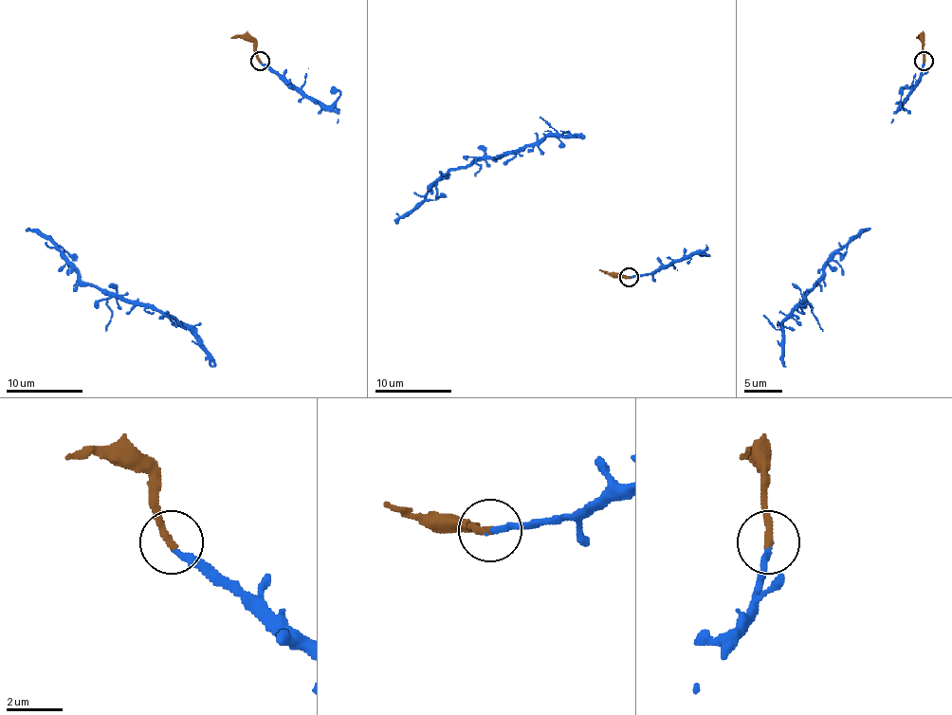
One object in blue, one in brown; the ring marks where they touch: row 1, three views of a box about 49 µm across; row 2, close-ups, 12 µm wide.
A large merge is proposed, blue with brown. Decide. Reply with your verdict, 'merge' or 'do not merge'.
merge

